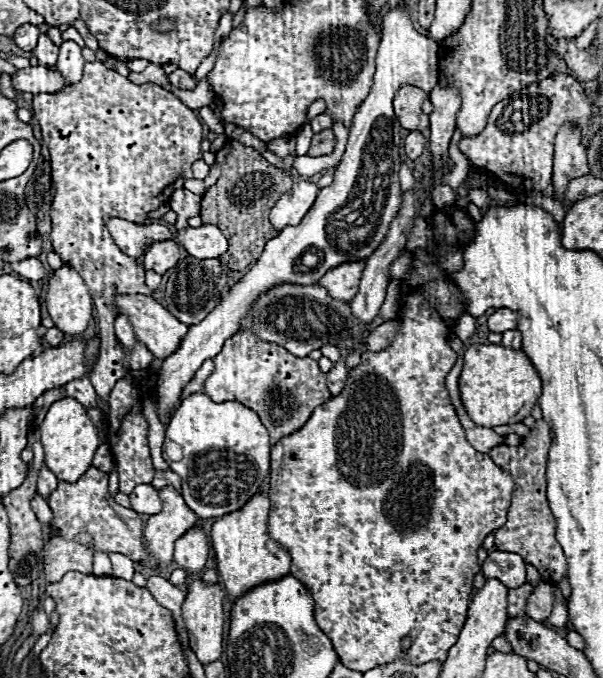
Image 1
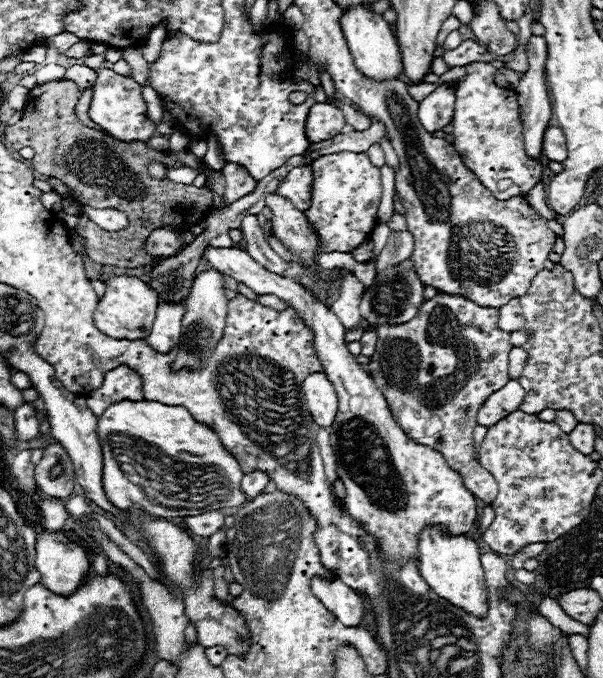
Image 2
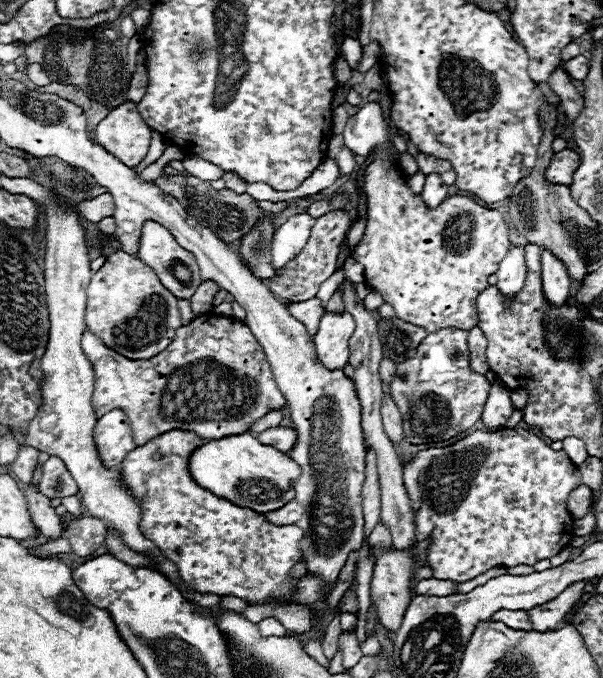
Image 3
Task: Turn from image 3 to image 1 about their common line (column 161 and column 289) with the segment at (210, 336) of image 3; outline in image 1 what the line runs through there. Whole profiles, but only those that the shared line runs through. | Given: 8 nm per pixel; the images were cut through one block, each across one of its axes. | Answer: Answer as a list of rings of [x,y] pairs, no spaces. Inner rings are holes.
[[[246,330],[230,336],[218,356],[214,356],[212,360],[214,372],[204,382],[204,392],[214,402],[236,400],[254,410],[260,422],[268,428],[272,444],[280,442],[286,434],[300,430],[308,422],[314,408],[326,404],[332,398],[326,388],[326,374],[320,372],[316,360],[296,358],[282,346],[260,342]],[[270,402],[274,406],[270,406]]]

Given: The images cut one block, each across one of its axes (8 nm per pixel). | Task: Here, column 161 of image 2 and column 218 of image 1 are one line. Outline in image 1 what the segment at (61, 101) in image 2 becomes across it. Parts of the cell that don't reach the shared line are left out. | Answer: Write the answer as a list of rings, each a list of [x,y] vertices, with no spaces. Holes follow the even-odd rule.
[[[236,140],[226,142],[226,146],[216,152],[216,162],[222,168],[222,176],[204,192],[200,202],[200,218],[204,224],[216,224],[228,238],[228,250],[220,256],[222,266],[230,270],[244,270],[260,258],[264,244],[280,234],[270,224],[268,214],[294,182],[286,172],[266,162],[256,150],[246,148]]]

